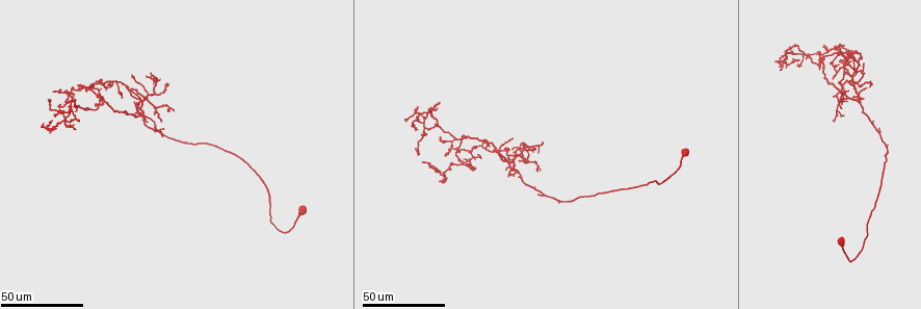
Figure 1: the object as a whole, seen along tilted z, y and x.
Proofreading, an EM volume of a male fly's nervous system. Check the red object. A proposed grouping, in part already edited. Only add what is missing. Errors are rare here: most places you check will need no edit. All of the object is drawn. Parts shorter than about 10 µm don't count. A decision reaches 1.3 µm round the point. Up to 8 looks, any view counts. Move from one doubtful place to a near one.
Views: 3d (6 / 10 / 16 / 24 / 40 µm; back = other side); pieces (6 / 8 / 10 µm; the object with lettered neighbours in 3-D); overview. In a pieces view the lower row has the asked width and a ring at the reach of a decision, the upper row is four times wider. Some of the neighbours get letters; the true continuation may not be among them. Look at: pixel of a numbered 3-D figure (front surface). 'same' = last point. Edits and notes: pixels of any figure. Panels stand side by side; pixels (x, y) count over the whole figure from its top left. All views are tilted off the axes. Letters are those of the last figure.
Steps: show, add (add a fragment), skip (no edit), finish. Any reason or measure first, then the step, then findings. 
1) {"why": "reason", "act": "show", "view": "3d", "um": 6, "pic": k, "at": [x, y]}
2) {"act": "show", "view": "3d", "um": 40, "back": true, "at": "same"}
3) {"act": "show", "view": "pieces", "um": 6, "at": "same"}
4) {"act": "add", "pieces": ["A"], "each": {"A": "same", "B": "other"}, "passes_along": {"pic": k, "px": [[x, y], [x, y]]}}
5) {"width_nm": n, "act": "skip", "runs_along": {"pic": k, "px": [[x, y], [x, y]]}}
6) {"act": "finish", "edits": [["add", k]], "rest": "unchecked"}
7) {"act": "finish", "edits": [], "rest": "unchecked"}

{"why": "branch stops here", "act": "show", "view": "3d", "um": 40, "pic": 1, "at": [42, 124]}

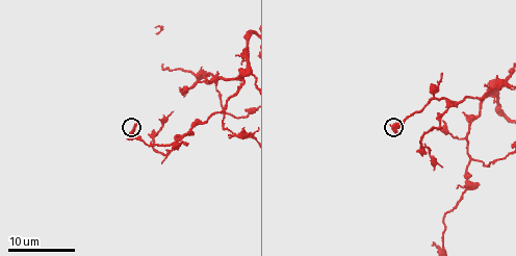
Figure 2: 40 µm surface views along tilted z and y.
{"act": "show", "view": "pieces", "um": 8, "pic": 2, "at": [136, 125]}

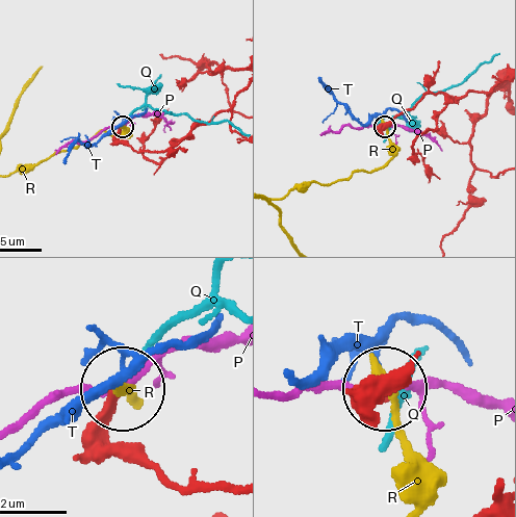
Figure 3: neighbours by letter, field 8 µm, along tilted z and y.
{"width_nm": 150, "act": "skip", "each": {"P": "other", "Q": "other", "R": "other", "T": "other"}, "found": "no lettered fragment goes on from it"}

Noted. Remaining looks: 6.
{"why": "long arm stops here", "act": "show", "view": "3d", "um": 24, "pic": 1, "at": [133, 75]}

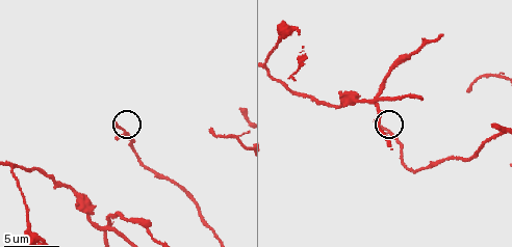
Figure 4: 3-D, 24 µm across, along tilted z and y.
{"act": "show", "view": "pieces", "um": 10, "pic": 4, "at": [114, 121]}

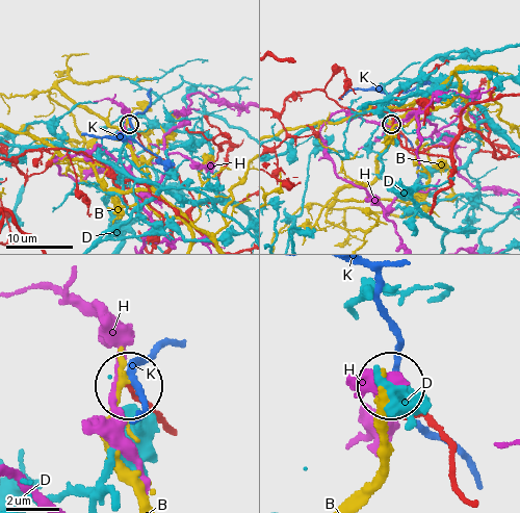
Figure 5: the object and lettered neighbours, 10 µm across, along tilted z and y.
{"width_nm": 130, "act": "skip", "each": {"B": "other", "D": "other", "H": "other", "K": "other"}, "found": "no lettered fragment goes on from it"}

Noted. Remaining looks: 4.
{"why": "an open end", "act": "show", "view": "3d", "um": 40, "pic": 1, "at": [423, 161]}

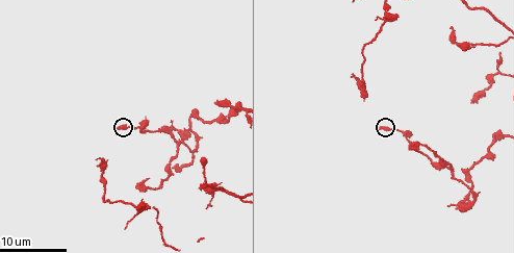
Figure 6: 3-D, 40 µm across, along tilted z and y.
{"act": "show", "view": "pieces", "um": 6, "pic": 6, "at": [117, 130]}

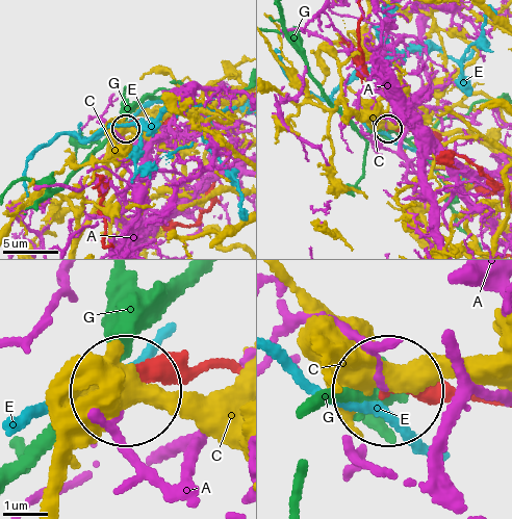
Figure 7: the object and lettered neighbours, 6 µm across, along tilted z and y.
{"act": "skip", "each": {"A": "other", "C": "other", "E": "other", "G": "other"}, "found": "none of them fits"}

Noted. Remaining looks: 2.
{"why": "branch stops here", "act": "show", "view": "3d", "um": 16, "pic": 6, "at": [174, 168]}

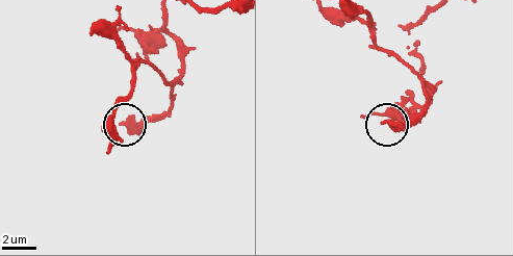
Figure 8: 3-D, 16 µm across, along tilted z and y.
{"act": "show", "view": "pieces", "um": 10, "pic": 8, "at": [382, 122]}

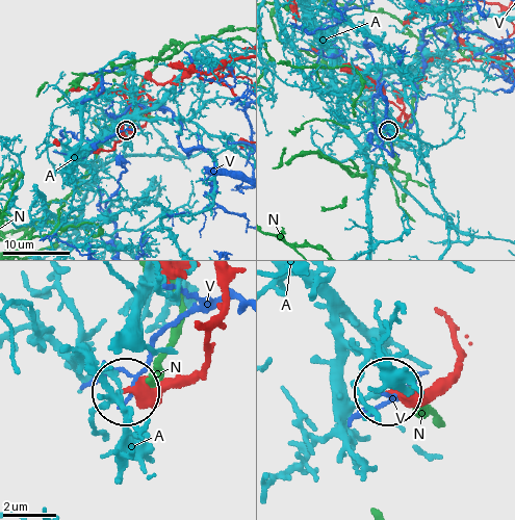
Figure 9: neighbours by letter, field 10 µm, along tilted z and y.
{"width_nm": 450, "act": "skip", "each": {"A": "other", "N": "other", "V": "other"}, "runs_along": {"pic": 9, "px": [[219, 285], [221, 307], [205, 366], [185, 379], [126, 394]]}, "found": "none of them fits"}

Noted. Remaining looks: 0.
{"act": "finish", "edits": [], "rest": "unchecked"}

